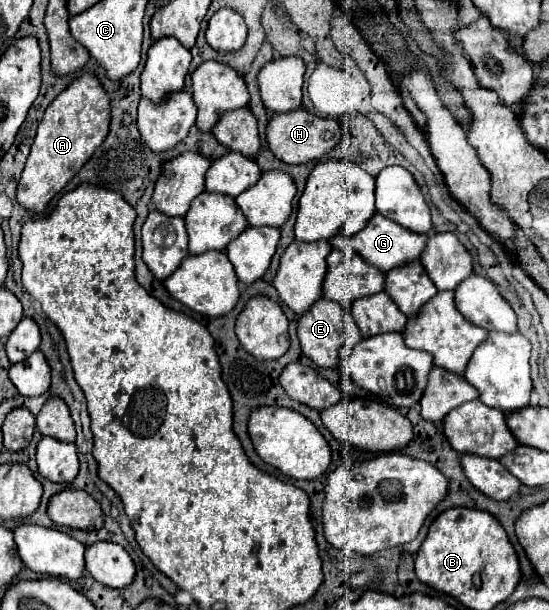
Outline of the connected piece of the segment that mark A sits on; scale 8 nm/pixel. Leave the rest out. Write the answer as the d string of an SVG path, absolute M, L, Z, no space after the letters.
M93 72L75 78L57 98L47 106L43 120L37 126L37 136L31 154L21 174L17 200L31 212L43 212L51 198L55 198L65 184L83 168L93 152L103 144L111 124L109 94Z

